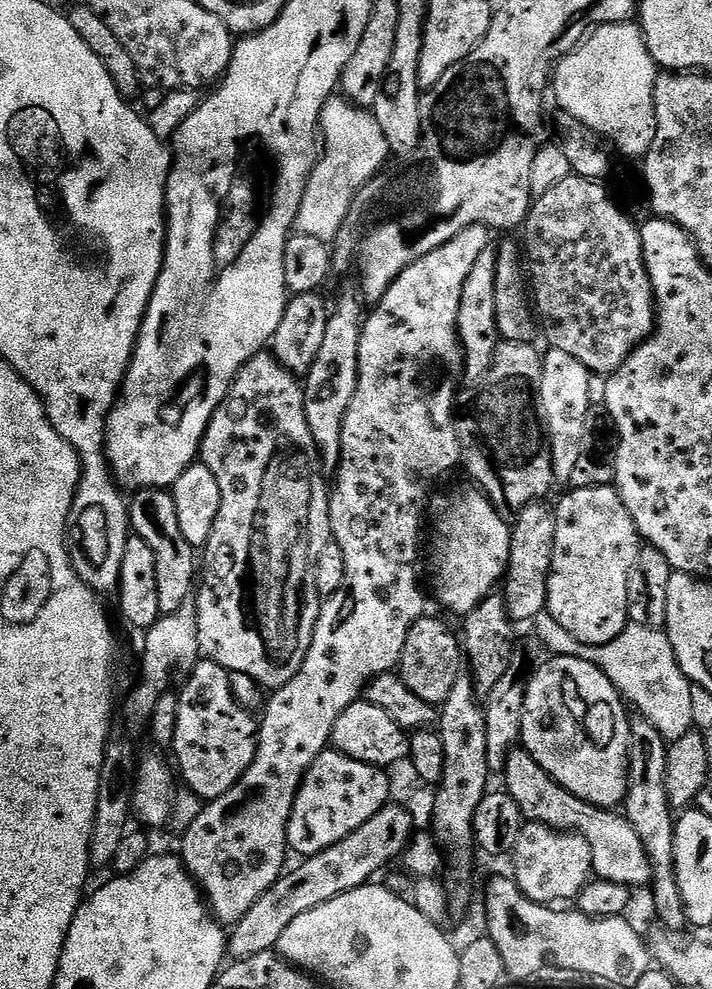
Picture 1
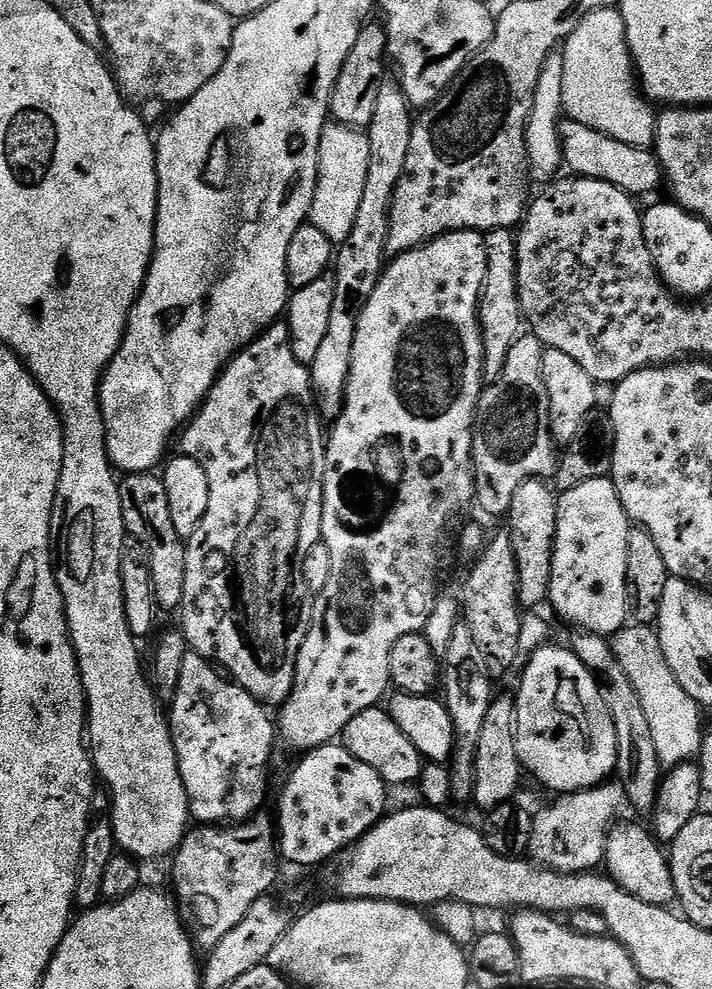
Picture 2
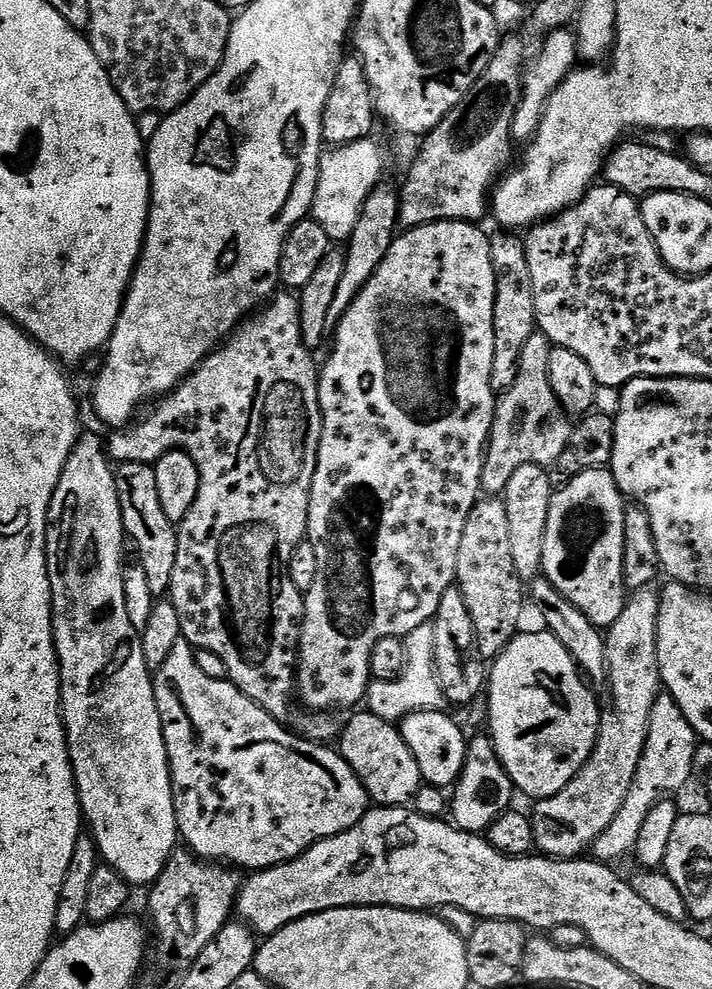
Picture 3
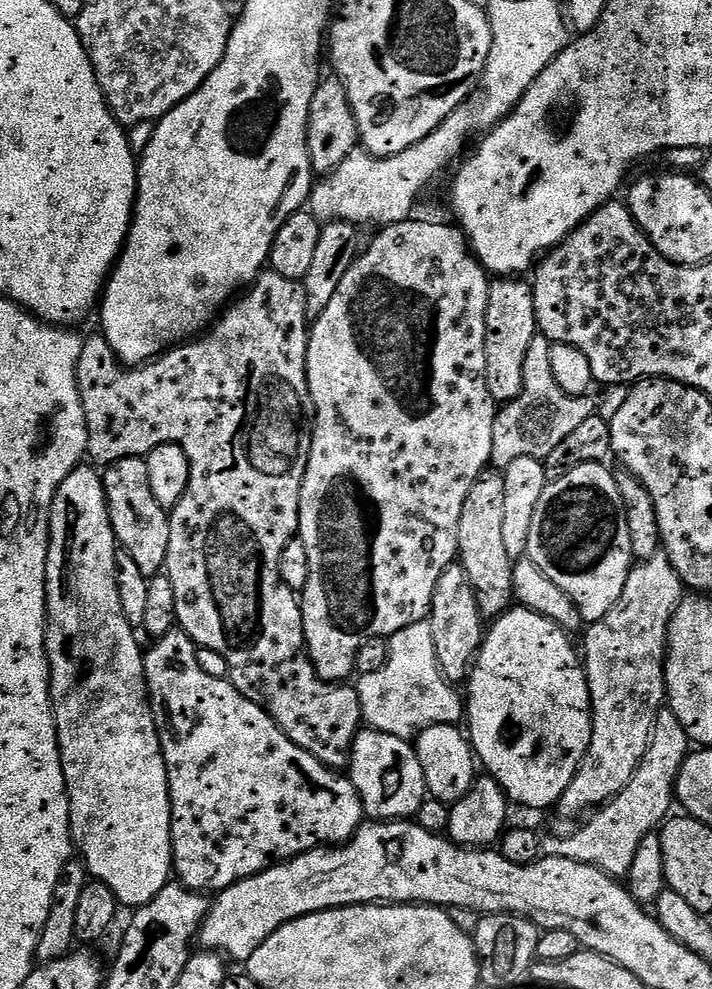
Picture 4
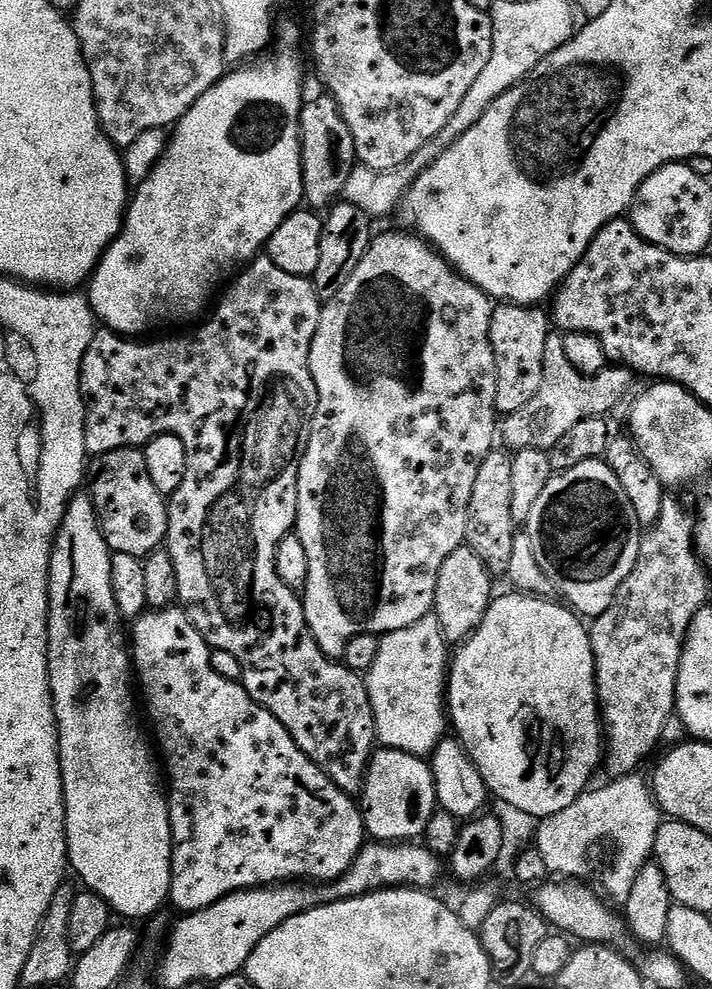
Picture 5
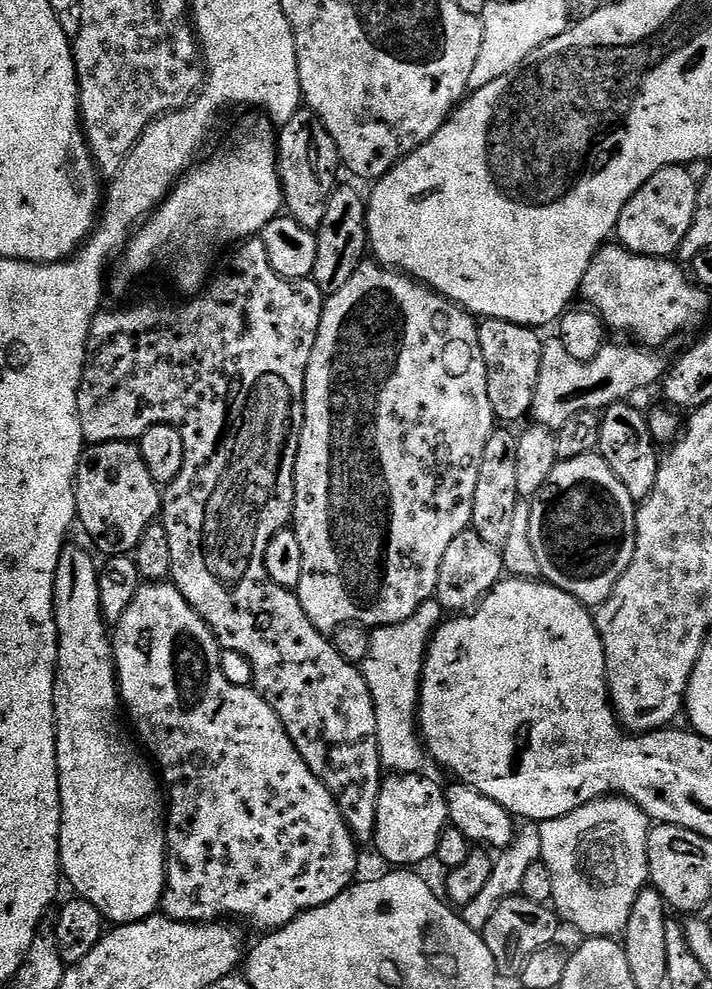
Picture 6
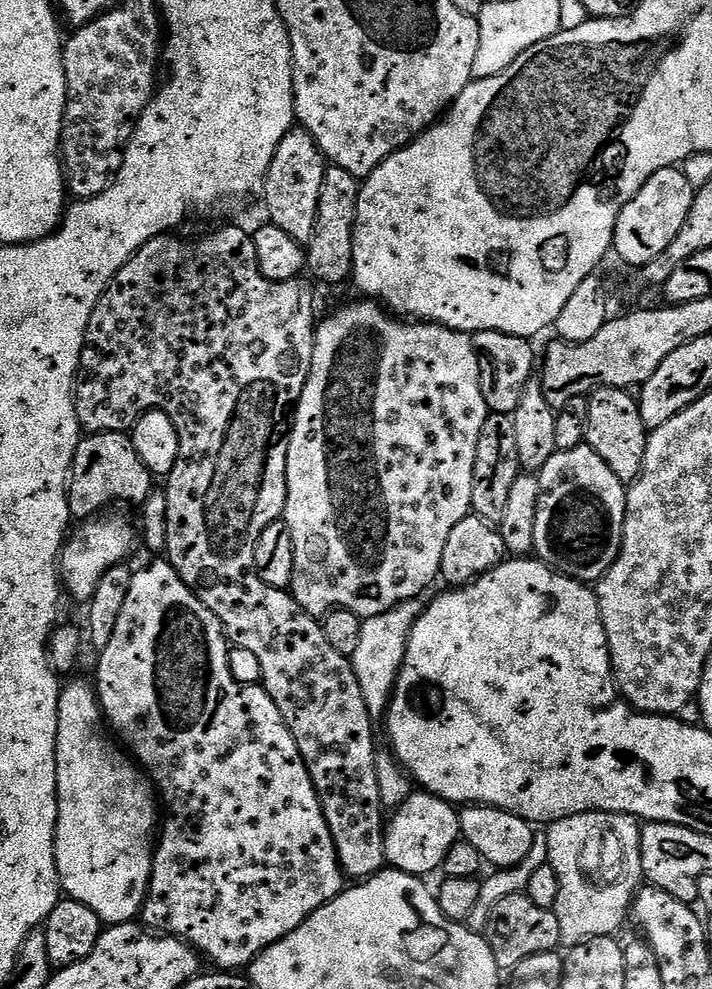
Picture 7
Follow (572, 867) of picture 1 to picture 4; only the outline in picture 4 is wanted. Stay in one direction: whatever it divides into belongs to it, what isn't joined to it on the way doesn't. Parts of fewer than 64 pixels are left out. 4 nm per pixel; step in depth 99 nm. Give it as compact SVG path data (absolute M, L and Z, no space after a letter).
M667 558L649 560L633 567L622 590L622 598L618 598L610 614L587 625L584 648L582 644L582 667L588 676L590 690L590 743L576 777L554 805L554 812L558 815L572 820L575 816L583 817L591 813L616 799L616 795L641 771L644 756L652 745L656 719L665 707L668 694L668 684L664 680L664 662L668 658L668 627L685 595L684 579L671 561Z

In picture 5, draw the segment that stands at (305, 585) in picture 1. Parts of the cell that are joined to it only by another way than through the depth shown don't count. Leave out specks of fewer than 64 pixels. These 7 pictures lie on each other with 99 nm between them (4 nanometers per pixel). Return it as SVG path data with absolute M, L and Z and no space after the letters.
M261 254L223 289L222 295L214 304L216 313L212 317L209 315L203 321L205 324L189 336L168 336L165 340L148 340L149 338L129 338L120 336L117 332L97 330L80 367L80 393L84 399L84 433L89 457L99 458L119 448L143 449L144 445L162 434L174 434L182 438L182 446L186 446L186 478L182 478L182 486L178 486L178 490L168 500L168 539L166 541L166 551L170 554L170 558L174 558L174 571L178 573L179 603L190 618L190 622L194 622L194 626L202 634L209 648L217 653L225 652L226 655L236 659L236 664L240 667L239 679L250 694L250 698L258 702L267 712L274 714L274 718L278 718L278 722L286 726L286 730L292 735L297 746L346 795L356 798L364 791L364 776L368 773L368 764L378 744L374 710L370 706L370 694L365 677L347 668L339 659L322 654L306 622L303 599L281 582L278 578L278 570L274 566L278 542L282 542L282 538L286 538L296 526L298 470L306 454L306 446L312 433L312 416L316 412L316 387L308 363L310 346L318 330L321 307L320 295L316 293L315 283L309 277L286 274L286 270L274 266L271 258Z

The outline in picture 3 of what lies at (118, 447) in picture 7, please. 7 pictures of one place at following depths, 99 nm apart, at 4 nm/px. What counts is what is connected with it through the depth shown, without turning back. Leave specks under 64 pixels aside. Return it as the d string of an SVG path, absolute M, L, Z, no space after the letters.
M124 462L121 468L115 469L116 489L120 495L124 530L129 541L136 543L140 551L138 567L146 574L146 582L150 582L153 597L160 598L171 589L174 574L174 558L178 554L176 541L177 525L166 518L166 510L162 510L162 498L158 498L158 478L156 469L151 463Z

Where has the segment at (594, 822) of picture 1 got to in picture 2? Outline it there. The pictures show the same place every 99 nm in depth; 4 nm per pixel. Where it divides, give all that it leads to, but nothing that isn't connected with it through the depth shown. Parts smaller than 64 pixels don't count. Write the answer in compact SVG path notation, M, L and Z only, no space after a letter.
M613 823L608 829L608 849L604 851L603 867L621 892L628 892L634 898L650 906L663 908L676 900L676 887L672 877L672 865L651 831L640 824Z

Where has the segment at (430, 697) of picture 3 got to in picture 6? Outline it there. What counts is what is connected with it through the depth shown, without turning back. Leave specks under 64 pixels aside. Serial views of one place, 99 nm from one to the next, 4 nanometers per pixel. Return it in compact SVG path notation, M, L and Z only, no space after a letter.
M433 598L422 602L422 606L418 606L418 610L410 614L410 618L406 618L406 622L371 629L370 654L366 654L362 671L370 690L370 698L376 707L374 718L380 767L389 773L425 771L426 749L418 731L420 678L424 675L428 644L445 619L444 607Z

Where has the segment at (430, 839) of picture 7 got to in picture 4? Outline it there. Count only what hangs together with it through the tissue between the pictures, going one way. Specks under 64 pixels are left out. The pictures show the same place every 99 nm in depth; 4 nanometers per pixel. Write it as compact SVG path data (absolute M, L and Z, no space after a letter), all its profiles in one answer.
M361 727L356 735L356 744L352 747L350 779L356 788L360 800L364 803L364 814L369 821L412 820L425 800L429 799L426 778L422 770L422 762L418 762L415 747L409 741L398 738L394 734L380 732L377 728Z

